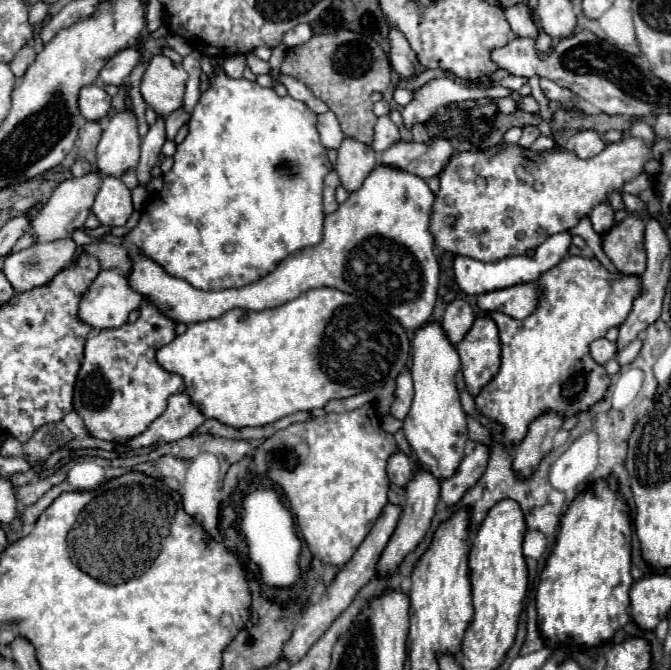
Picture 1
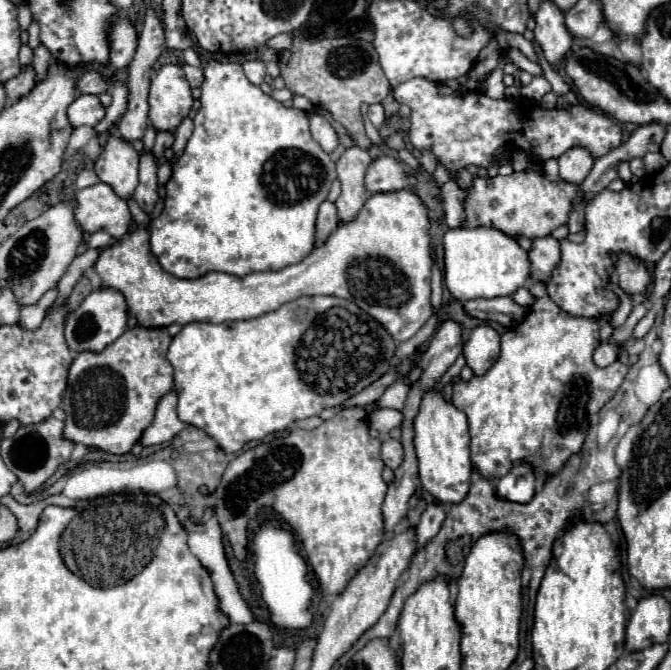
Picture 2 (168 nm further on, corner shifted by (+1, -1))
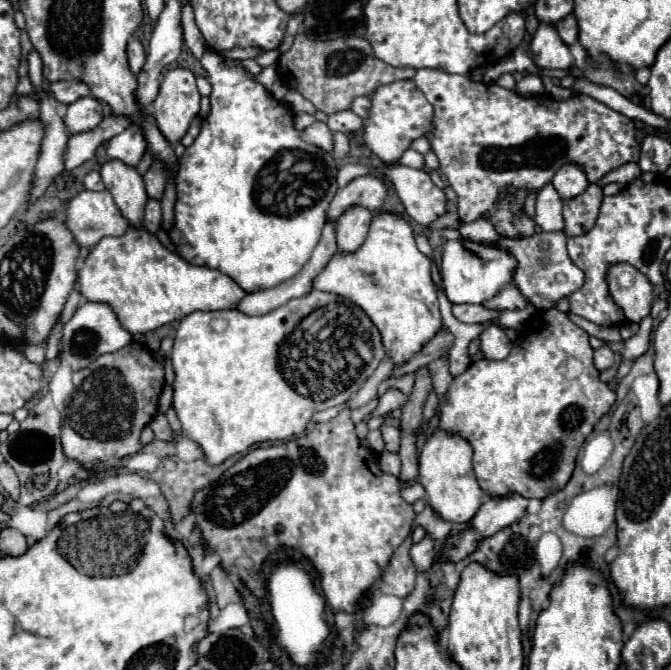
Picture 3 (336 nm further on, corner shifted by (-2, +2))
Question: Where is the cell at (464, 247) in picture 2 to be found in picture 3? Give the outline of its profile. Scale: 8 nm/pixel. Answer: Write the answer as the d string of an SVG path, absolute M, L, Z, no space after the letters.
M450 240L444 246L440 274L446 298L452 304L482 304L508 284L508 274L512 274L512 258L508 258L508 254L500 254L494 244L484 246L470 240Z

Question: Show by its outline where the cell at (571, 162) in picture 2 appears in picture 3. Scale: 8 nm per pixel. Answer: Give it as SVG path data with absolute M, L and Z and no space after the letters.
M562 166L552 178L552 186L562 200L572 200L588 188L588 180L584 178L584 170L580 170L580 166Z

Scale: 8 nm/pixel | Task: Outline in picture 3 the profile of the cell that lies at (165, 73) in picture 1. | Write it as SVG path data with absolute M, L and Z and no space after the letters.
M186 68L168 70L162 78L156 100L152 102L152 114L164 138L170 144L180 142L198 112L200 92L194 74Z

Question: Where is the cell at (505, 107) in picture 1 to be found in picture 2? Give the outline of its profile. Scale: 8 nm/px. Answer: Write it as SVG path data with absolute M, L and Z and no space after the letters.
M495 69L495 71L487 77L487 81L483 83L483 93L489 95L489 97L493 97L493 99L503 99L503 97L505 97L503 91L505 91L503 71L501 71L501 69Z

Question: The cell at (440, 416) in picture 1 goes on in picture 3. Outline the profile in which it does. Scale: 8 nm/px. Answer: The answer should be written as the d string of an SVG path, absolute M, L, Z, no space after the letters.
M436 430L432 438L422 448L420 456L420 476L418 482L426 490L426 502L432 506L432 510L452 524L468 522L476 516L478 508L482 506L482 490L476 482L474 470L472 470L472 446L458 436L450 436L444 430Z

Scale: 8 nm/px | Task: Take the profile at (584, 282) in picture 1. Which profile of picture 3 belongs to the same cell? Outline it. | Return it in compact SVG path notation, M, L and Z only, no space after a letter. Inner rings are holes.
M546 310L538 312L532 328L514 342L508 358L472 362L466 372L452 380L444 400L440 402L438 426L444 432L458 434L470 442L474 450L476 480L488 496L496 498L518 494L522 498L544 500L568 484L576 464L576 454L580 452L586 436L616 402L616 392L598 380L598 370L592 364L592 352L588 334L582 328L570 322L564 312ZM572 358L580 362L580 374L574 378L568 376L568 362Z

